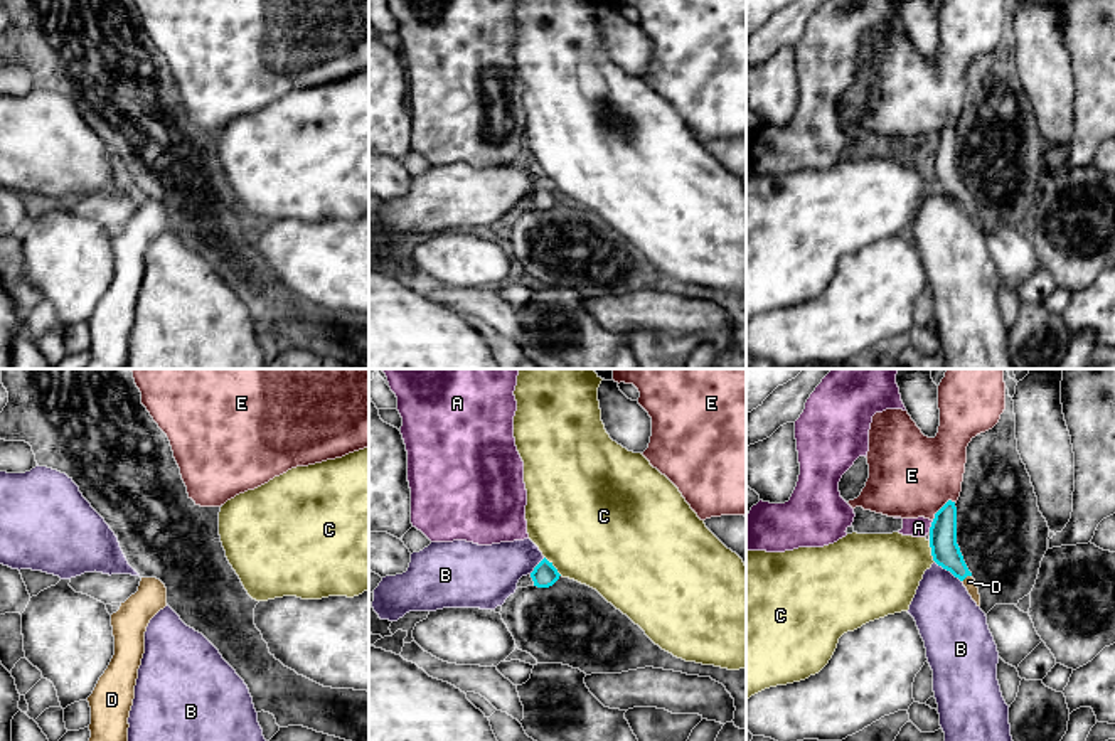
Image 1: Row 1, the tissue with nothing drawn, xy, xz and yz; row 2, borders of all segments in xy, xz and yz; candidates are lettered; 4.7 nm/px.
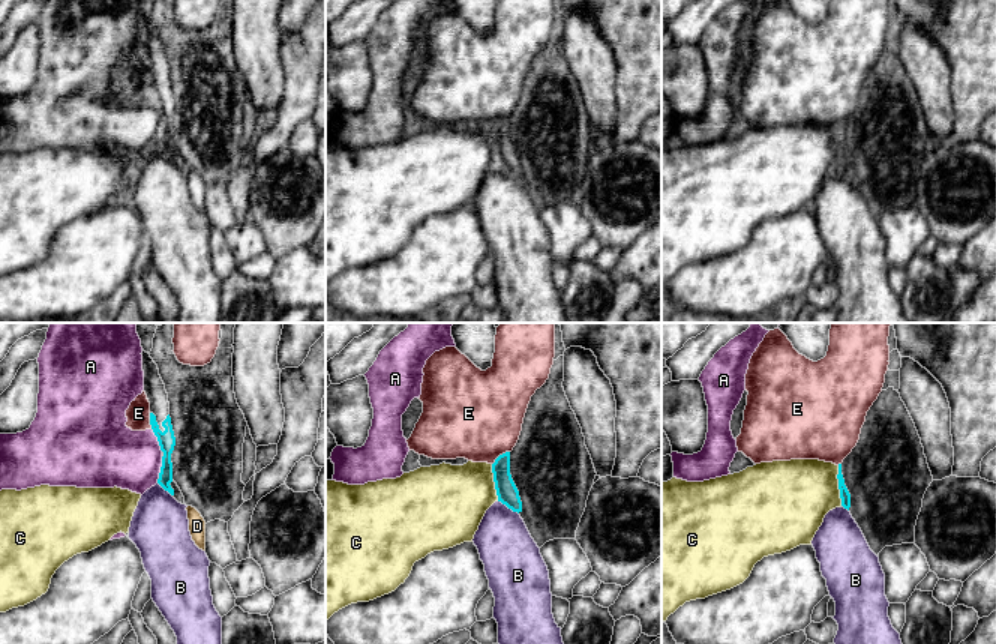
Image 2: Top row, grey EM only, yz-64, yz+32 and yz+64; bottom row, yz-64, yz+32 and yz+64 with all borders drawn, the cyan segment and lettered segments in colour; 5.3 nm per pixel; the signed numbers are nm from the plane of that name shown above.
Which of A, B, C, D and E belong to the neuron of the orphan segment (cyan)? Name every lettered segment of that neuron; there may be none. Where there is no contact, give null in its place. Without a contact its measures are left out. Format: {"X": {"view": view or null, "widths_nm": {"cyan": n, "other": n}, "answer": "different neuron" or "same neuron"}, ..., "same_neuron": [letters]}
{"A": {"view": "yz", "widths_nm": {"cyan": 140, "other": 100}, "answer": "different neuron"}, "B": {"view": "yz", "widths_nm": {"cyan": 140, "other": 300}, "answer": "different neuron"}, "C": {"view": "yz", "widths_nm": {"cyan": 140, "other": 360}, "answer": "different neuron"}, "D": {"view": "yz", "widths_nm": {"cyan": 140, "other": 60}, "answer": "same neuron"}, "E": {"view": "yz", "widths_nm": {"cyan": 140, "other": 400}, "answer": "different neuron"}, "same_neuron": ["D"]}

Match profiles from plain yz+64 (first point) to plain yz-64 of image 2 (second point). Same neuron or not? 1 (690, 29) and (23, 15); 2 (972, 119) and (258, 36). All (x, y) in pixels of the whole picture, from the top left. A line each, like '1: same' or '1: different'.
1: same
2: different

